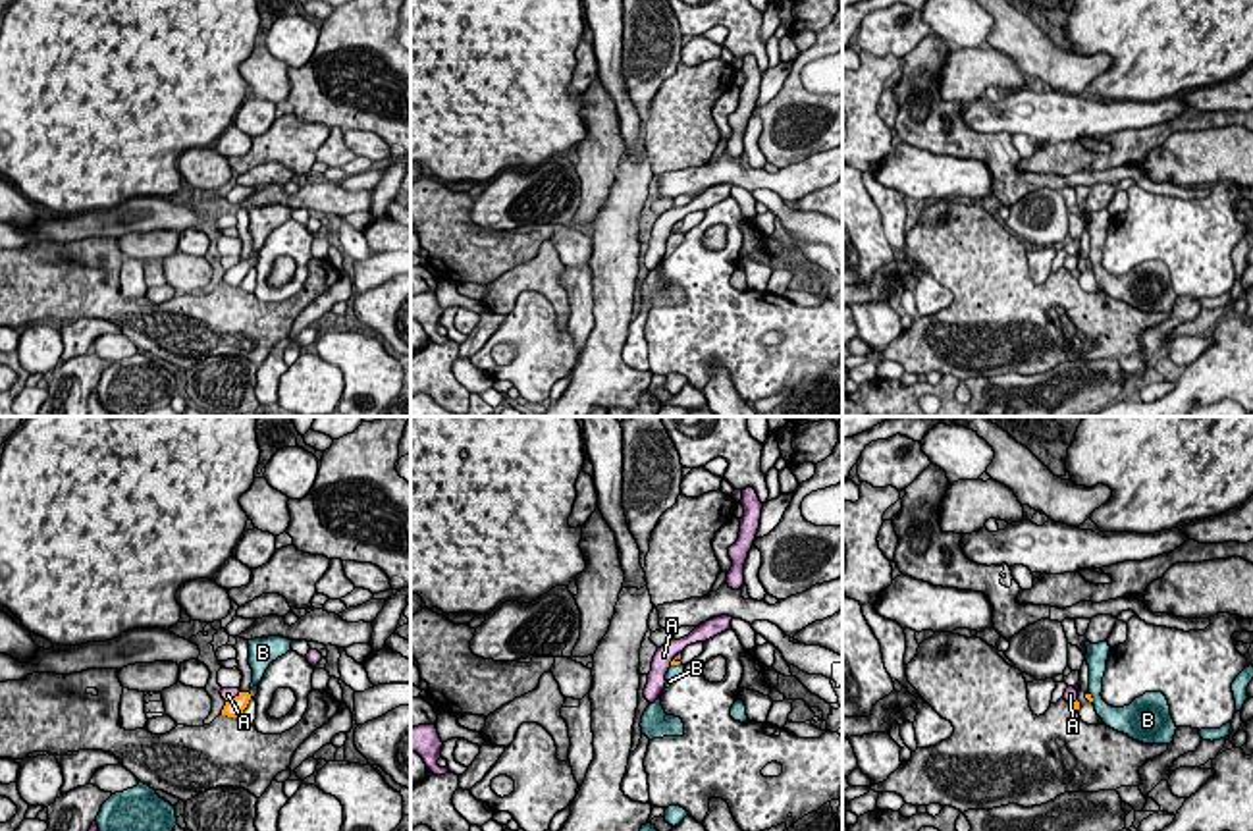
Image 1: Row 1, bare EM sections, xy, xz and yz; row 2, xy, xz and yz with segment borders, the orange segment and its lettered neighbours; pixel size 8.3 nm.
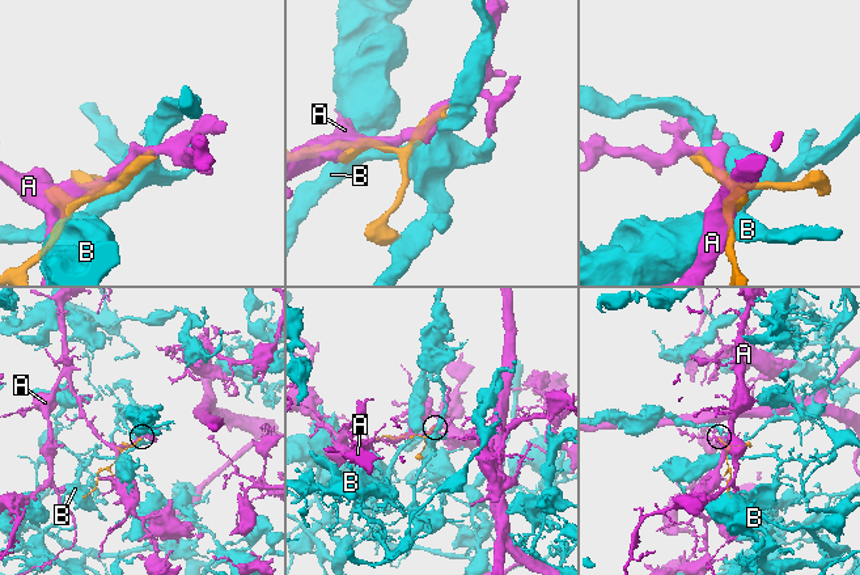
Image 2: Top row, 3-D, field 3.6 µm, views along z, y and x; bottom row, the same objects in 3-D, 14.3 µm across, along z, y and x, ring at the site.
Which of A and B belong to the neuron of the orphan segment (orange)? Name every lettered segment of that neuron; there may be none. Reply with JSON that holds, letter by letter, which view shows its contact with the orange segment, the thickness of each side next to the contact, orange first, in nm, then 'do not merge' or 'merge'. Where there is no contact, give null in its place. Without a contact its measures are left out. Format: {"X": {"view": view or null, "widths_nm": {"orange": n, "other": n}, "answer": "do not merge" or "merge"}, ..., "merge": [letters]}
{"A": {"view": "xy", "widths_nm": {"orange": 160, "other": 100}, "answer": "do not merge"}, "B": {"view": "xz", "widths_nm": {"orange": 50, "other": 120}, "answer": "do not merge"}, "merge": []}

